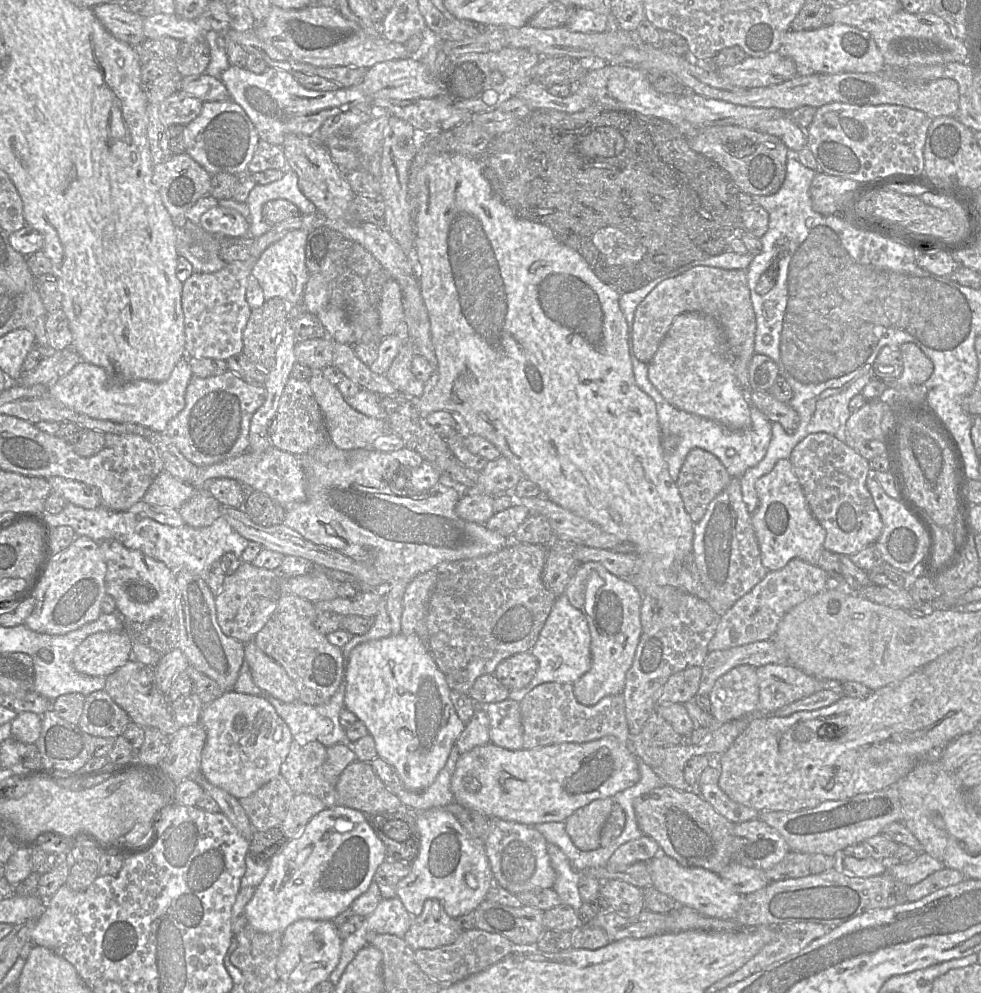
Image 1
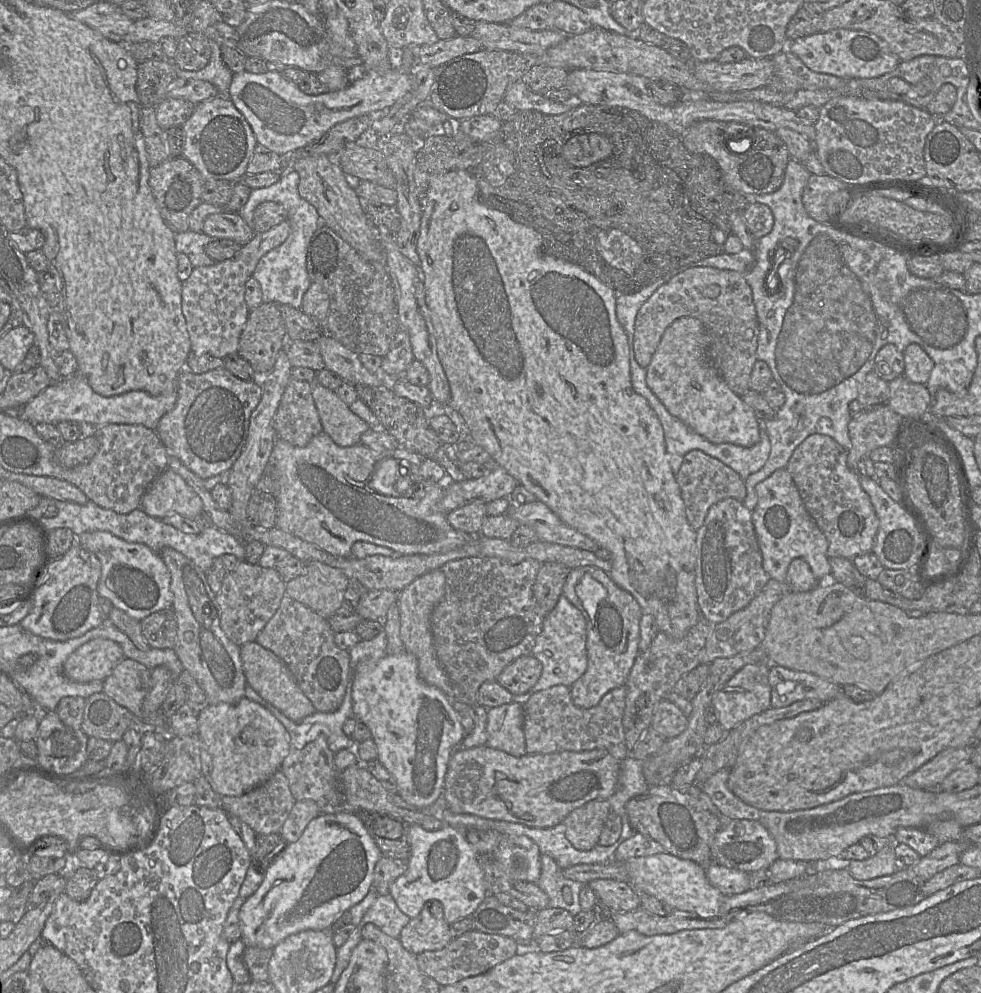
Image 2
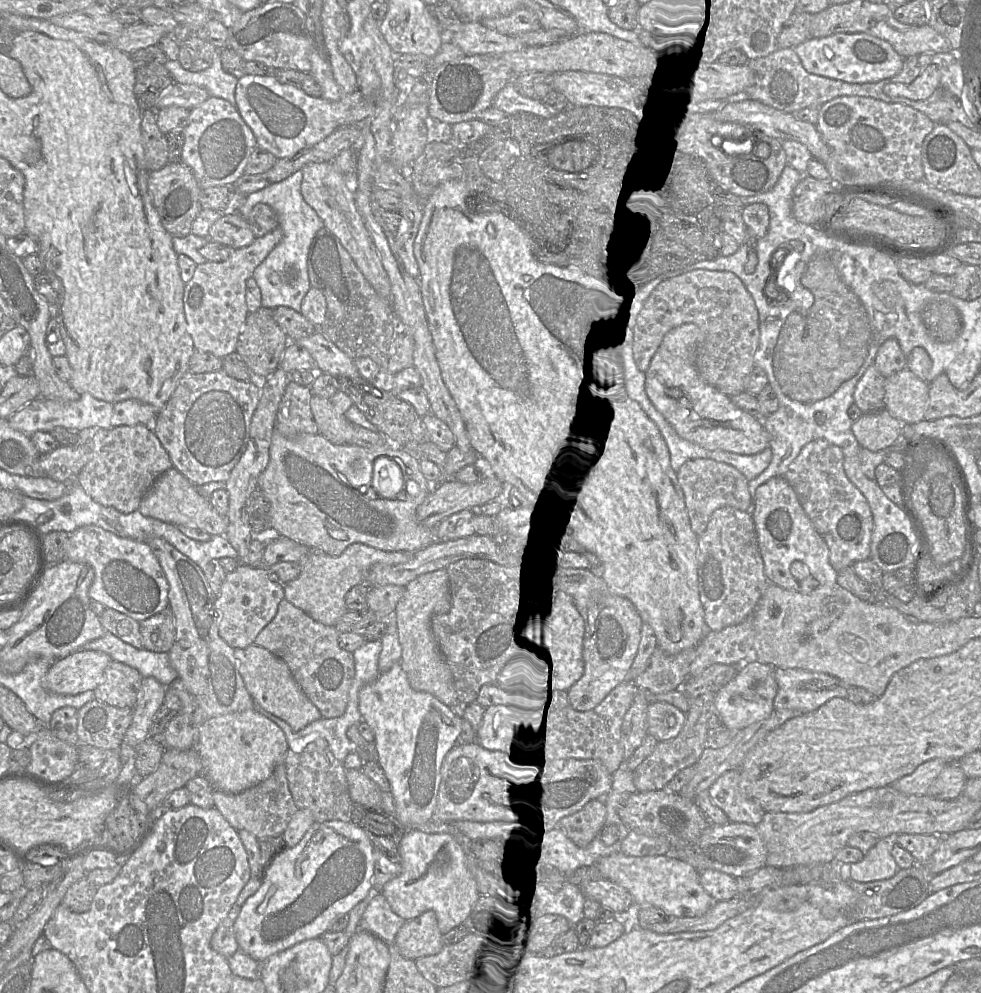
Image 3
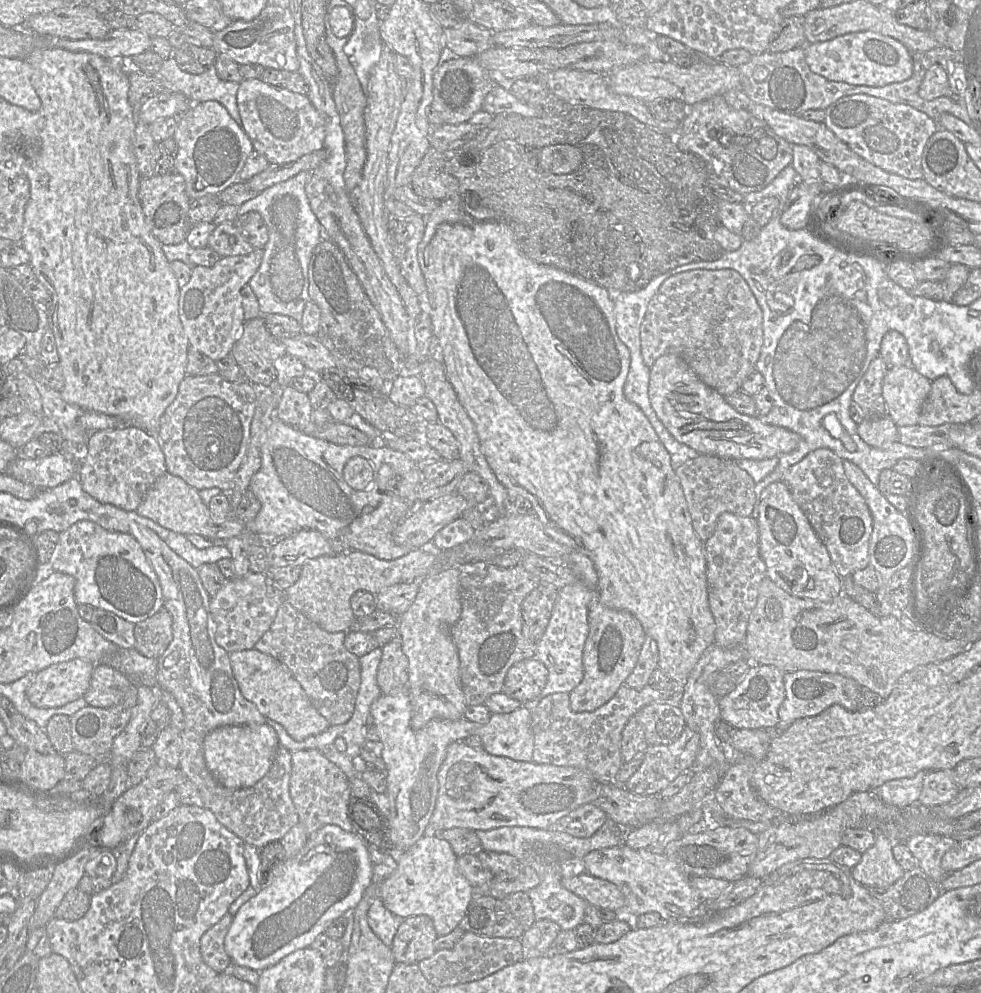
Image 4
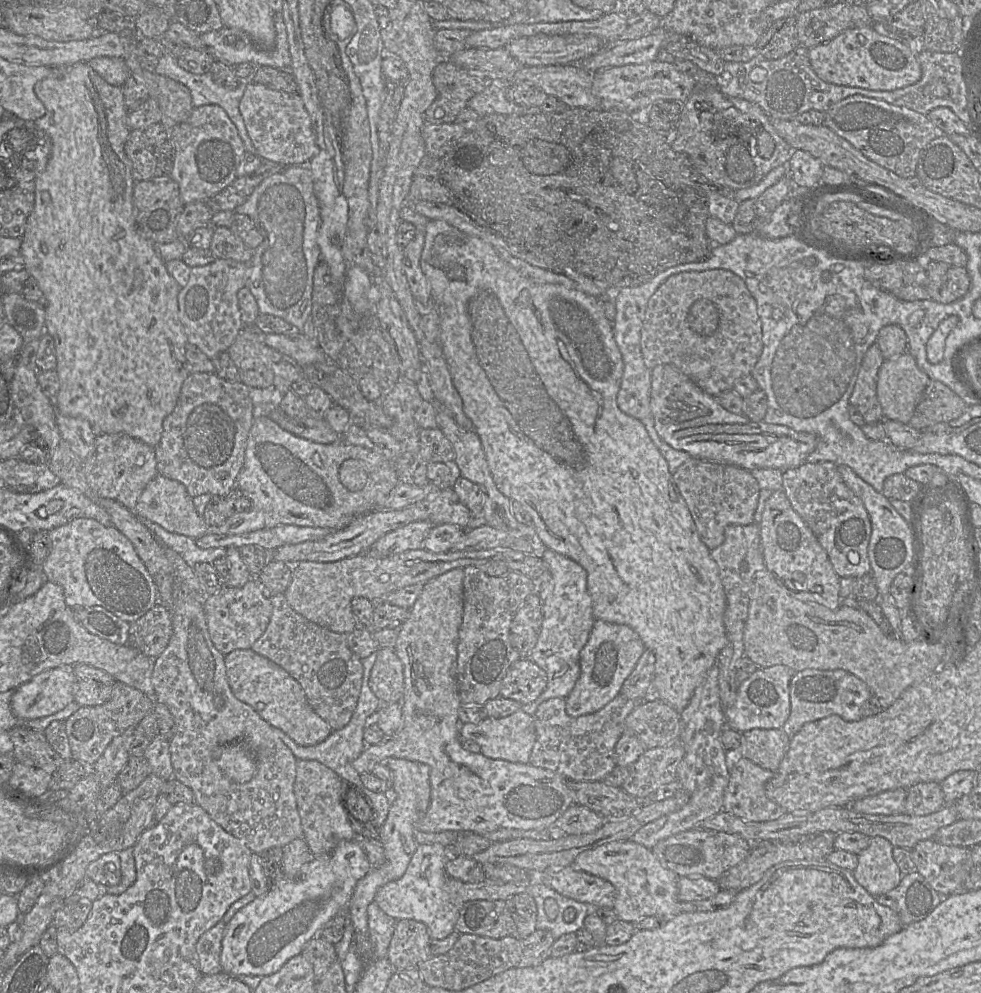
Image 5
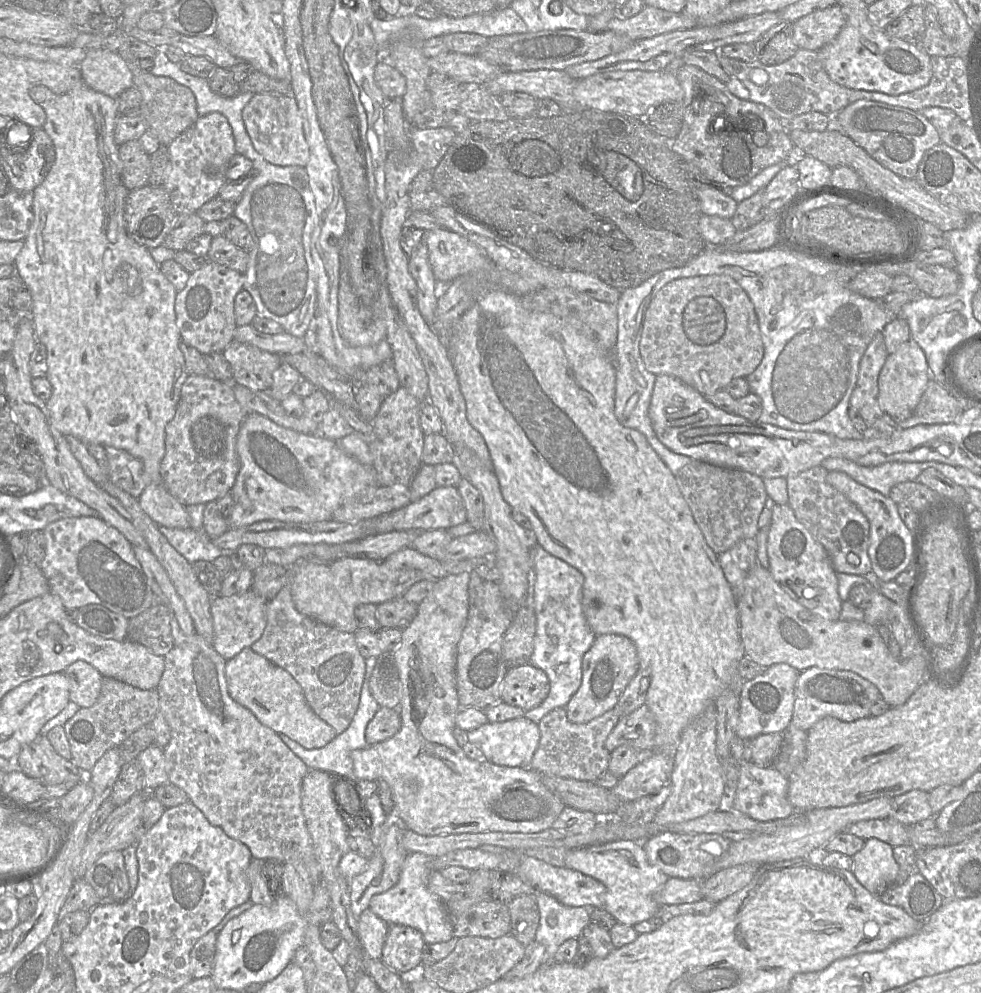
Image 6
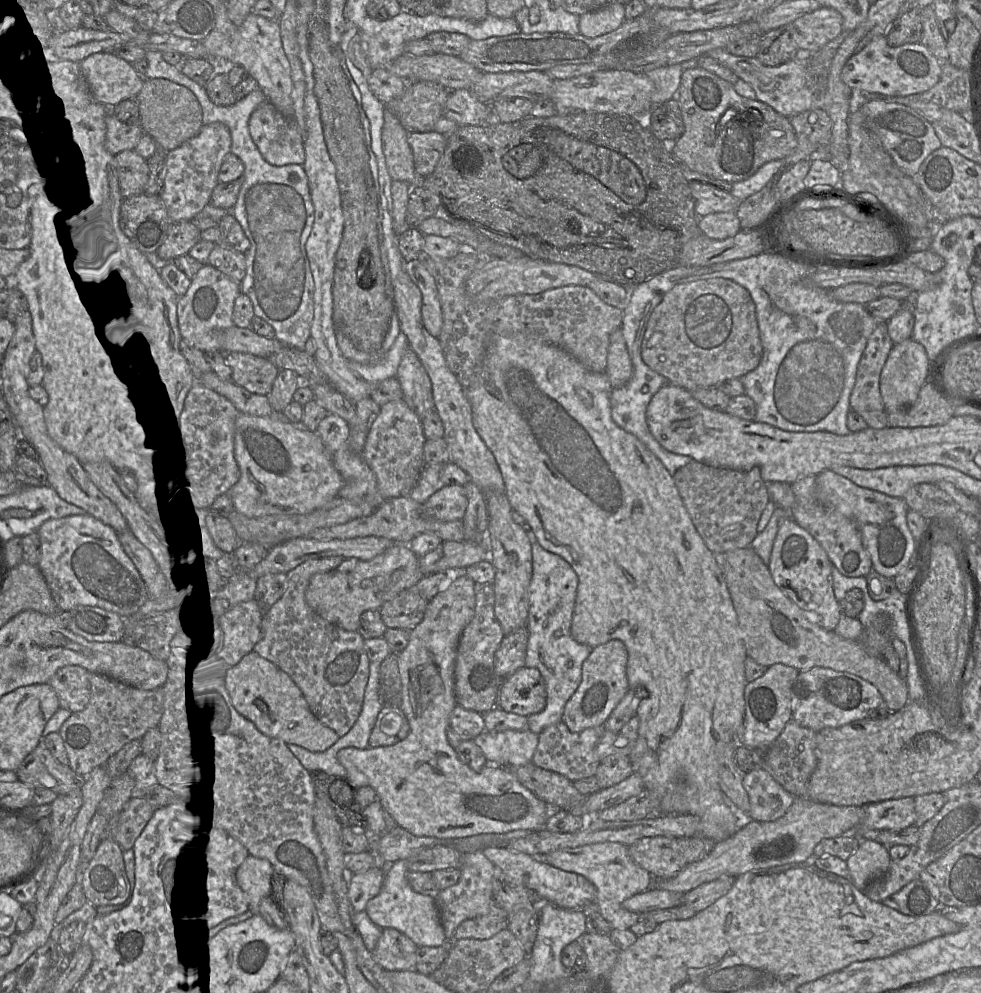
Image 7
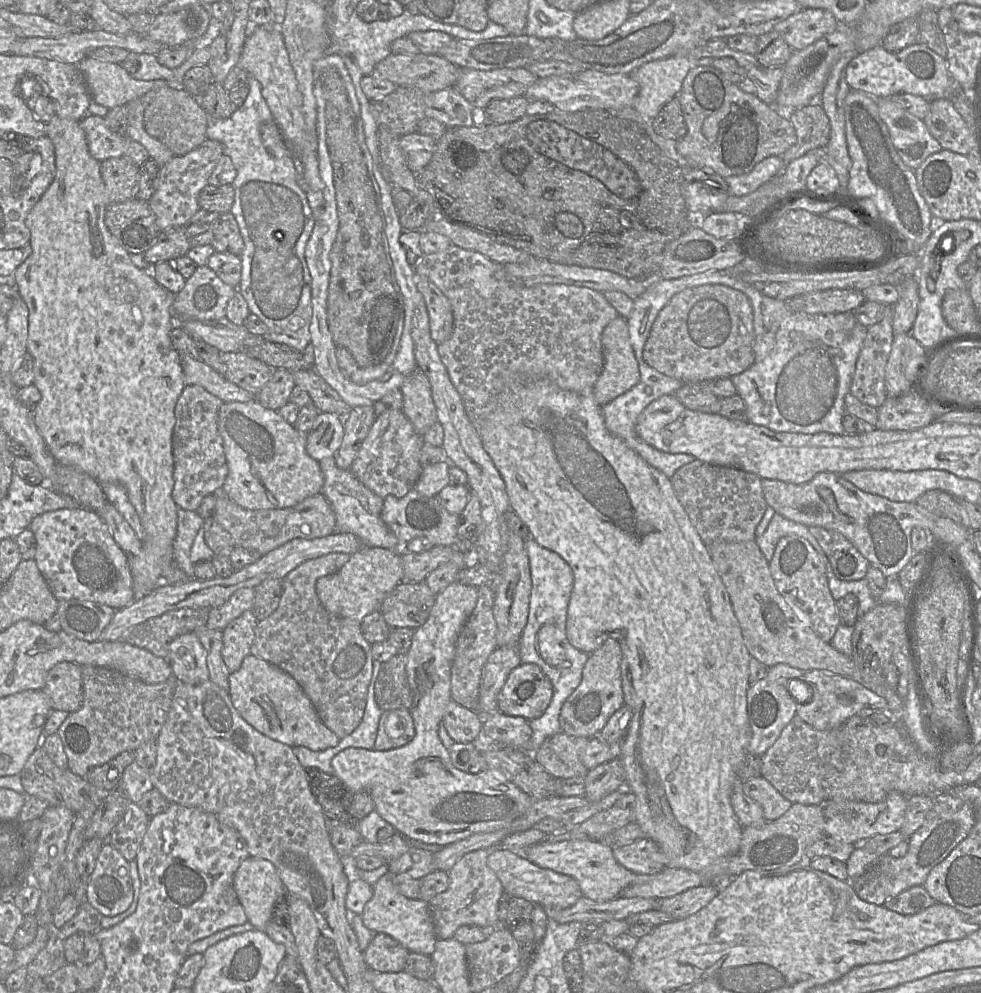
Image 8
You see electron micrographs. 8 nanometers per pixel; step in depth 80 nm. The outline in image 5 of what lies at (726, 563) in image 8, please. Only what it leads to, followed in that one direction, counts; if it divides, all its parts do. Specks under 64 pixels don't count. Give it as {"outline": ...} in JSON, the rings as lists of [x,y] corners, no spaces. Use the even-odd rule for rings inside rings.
{"outline":[[[765,570],[763,574],[755,580],[753,588],[750,592],[748,618],[745,624],[743,640],[745,656],[747,656],[751,661],[753,661],[759,668],[767,668],[774,665],[785,665],[791,668],[794,672],[803,671],[805,669],[841,669],[850,672],[868,685],[871,692],[878,697],[883,709],[886,709],[891,706],[908,687],[925,679],[926,677],[939,670],[945,663],[948,663],[946,650],[942,645],[928,643],[924,641],[921,637],[920,639],[917,639],[912,642],[904,642],[898,637],[888,636],[882,632],[876,622],[862,609],[852,608],[841,604],[838,609],[831,610],[815,602],[803,602],[801,600],[798,600],[797,598],[791,596],[768,570]]]}

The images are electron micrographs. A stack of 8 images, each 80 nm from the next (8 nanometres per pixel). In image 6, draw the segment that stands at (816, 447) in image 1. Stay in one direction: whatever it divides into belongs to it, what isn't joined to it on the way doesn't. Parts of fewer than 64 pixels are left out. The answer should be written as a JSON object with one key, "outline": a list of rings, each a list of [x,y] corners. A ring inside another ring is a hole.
{"outline":[[[818,465],[787,477],[788,505],[797,520],[825,548],[837,573],[866,576],[872,571],[868,555],[870,523],[852,502],[827,482],[827,474],[828,470]],[[850,552],[859,556],[858,565],[848,562]]]}

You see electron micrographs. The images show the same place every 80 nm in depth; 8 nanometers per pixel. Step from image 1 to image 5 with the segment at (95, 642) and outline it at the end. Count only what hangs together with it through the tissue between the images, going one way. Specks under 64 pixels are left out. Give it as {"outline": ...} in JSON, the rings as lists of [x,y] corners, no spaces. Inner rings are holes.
{"outline":[[[73,665],[45,670],[14,690],[11,710],[25,720],[55,714],[74,701],[75,682]]]}

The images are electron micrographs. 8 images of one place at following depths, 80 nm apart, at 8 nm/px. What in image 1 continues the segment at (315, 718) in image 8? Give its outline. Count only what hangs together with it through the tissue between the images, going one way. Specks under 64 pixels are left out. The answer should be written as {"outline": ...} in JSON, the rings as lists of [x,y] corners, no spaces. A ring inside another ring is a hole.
{"outline":[[[253,641],[244,644],[244,661],[261,690],[285,703],[299,701],[299,692],[285,669]]]}

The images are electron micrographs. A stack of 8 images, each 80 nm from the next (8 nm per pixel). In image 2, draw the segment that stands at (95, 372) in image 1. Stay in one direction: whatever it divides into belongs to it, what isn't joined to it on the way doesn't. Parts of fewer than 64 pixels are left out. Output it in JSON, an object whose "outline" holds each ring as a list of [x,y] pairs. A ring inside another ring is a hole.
{"outline":[[[80,373],[62,379],[58,383],[51,383],[43,392],[34,397],[29,403],[14,413],[20,418],[33,425],[45,423],[57,425],[60,422],[88,423],[94,427],[102,427],[108,424],[142,425],[146,428],[156,430],[160,419],[171,411],[177,401],[176,388],[159,396],[151,396],[145,391],[130,391],[121,395],[104,397],[97,394],[90,386],[87,378]]]}

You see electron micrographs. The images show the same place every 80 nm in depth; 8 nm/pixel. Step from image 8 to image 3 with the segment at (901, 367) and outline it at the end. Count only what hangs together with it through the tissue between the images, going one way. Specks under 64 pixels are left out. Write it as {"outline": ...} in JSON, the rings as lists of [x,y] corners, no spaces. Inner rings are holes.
{"outline":[[[905,368],[885,378],[885,409],[902,424],[924,420],[929,383]]]}

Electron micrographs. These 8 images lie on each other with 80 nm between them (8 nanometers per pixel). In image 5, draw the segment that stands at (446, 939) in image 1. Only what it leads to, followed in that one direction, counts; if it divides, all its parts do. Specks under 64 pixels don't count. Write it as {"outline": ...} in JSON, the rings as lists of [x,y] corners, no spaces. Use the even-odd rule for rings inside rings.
{"outline":[[[413,920],[397,921],[386,958],[394,970],[404,970],[430,958],[431,939],[425,924]]]}

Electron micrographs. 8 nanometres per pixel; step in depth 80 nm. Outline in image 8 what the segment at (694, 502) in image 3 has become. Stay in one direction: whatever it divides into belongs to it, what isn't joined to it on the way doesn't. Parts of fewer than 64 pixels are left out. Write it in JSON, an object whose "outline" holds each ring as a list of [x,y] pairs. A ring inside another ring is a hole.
{"outline":[[[695,459],[680,467],[671,481],[679,502],[707,546],[716,541],[738,543],[756,539],[756,527],[767,508],[758,475]]]}

